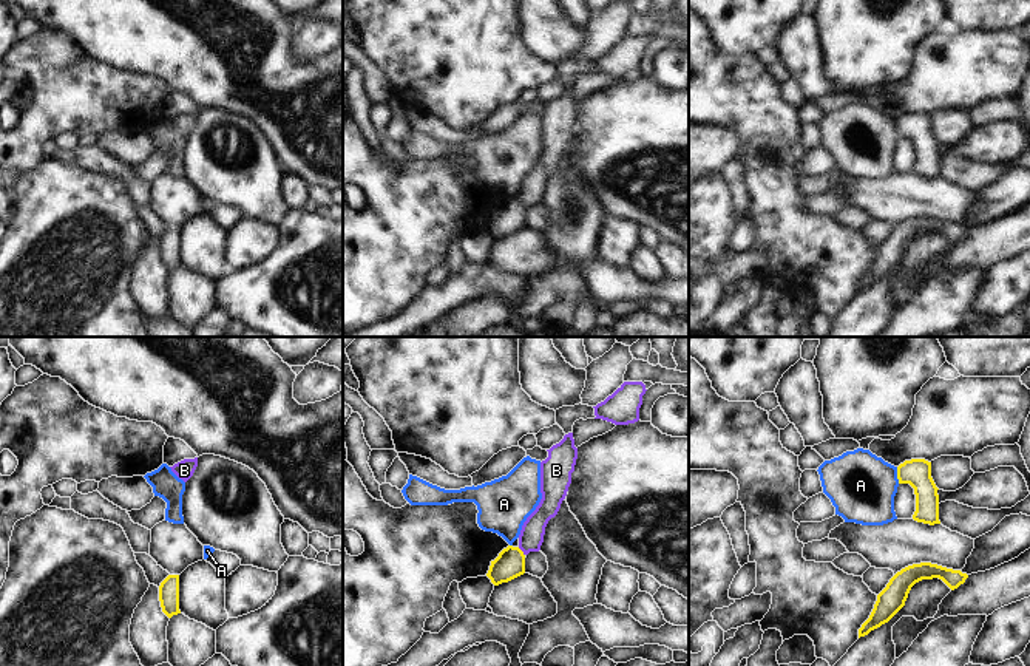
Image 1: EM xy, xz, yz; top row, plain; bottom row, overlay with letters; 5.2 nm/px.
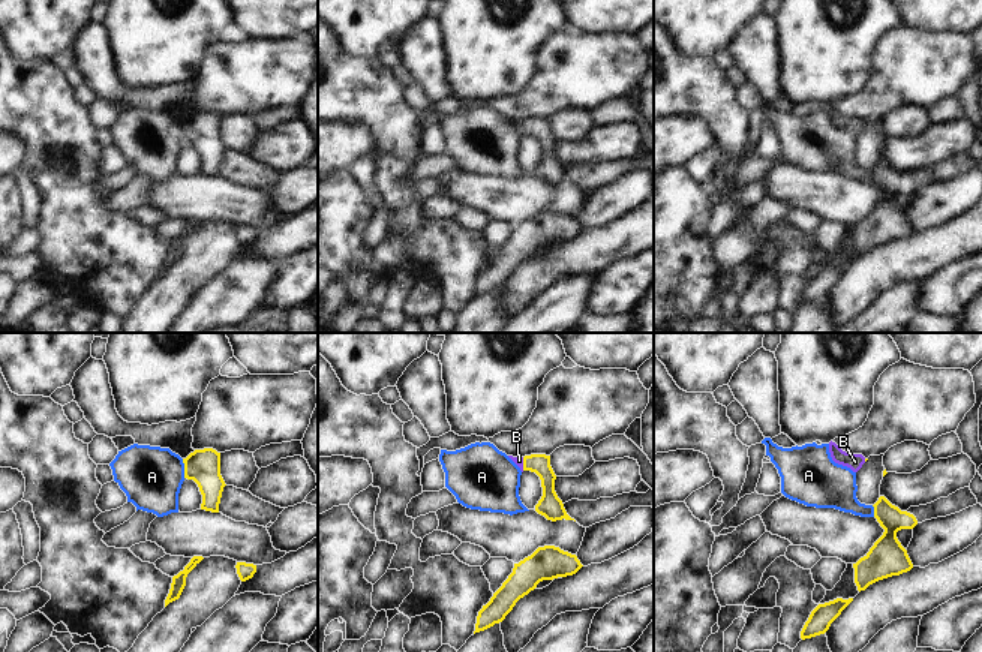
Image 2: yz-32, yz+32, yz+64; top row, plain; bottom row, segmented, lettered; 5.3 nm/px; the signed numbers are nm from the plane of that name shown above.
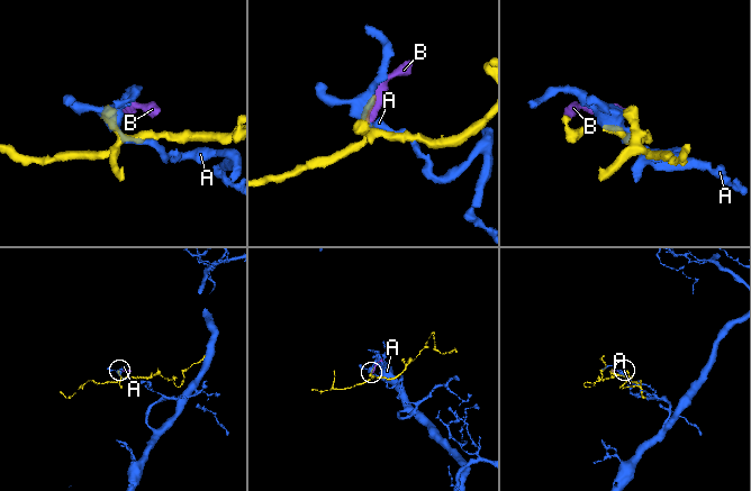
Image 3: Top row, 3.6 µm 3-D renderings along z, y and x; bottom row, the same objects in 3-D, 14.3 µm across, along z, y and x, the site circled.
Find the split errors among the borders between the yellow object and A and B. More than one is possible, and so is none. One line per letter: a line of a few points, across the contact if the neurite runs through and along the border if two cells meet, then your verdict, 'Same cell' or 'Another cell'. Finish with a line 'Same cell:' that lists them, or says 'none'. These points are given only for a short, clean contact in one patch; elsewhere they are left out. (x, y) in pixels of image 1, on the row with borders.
A: Another cell
B: Line: xz (510, 563), (522, 552), (531, 535). Same cell
Same cell: B.

